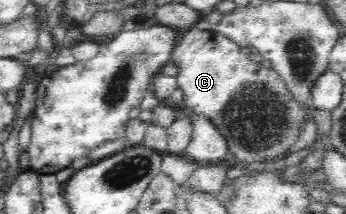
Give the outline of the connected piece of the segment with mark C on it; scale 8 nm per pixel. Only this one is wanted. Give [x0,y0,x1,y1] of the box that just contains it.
[171,26,304,163]

